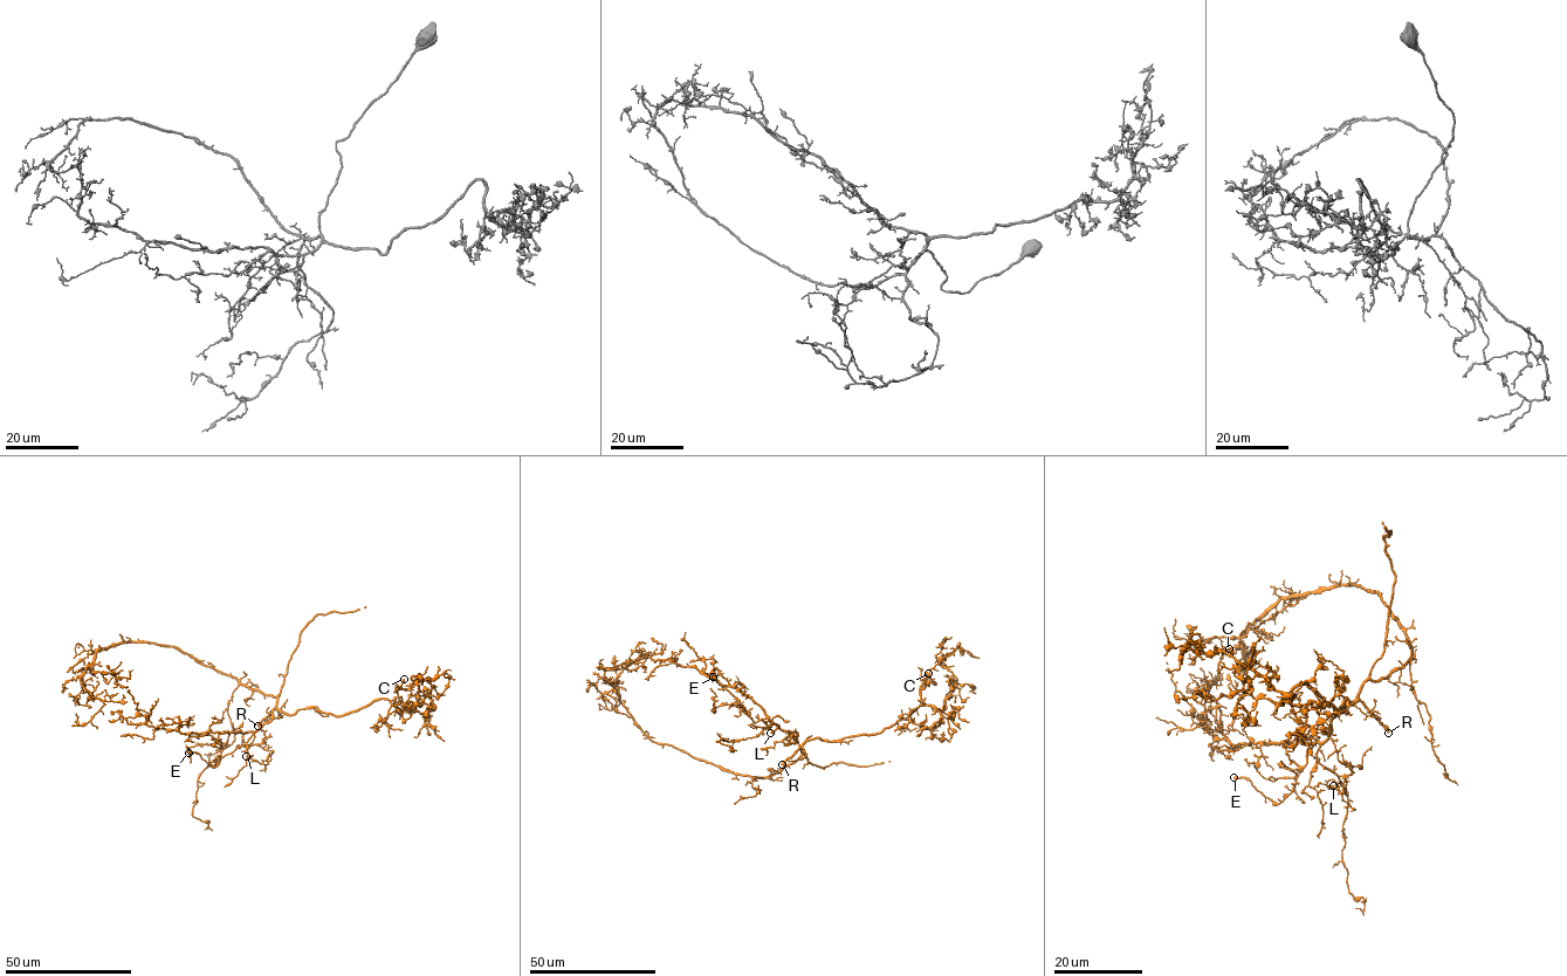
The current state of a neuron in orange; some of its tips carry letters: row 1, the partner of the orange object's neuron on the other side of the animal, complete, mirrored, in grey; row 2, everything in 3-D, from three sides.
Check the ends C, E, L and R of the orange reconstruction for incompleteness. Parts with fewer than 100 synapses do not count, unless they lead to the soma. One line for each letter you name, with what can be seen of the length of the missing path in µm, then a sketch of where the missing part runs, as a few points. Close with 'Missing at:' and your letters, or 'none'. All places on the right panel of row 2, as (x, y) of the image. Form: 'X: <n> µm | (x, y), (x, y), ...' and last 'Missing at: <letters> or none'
R: 100 µm | (1388, 733), (1420, 764), (1435, 831), (1517, 882), (1466, 898), (1447, 882), (1448, 874)
Missing at: R

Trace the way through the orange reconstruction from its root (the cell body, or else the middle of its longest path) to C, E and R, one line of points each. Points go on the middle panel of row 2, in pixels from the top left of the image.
C: (775, 772), (796, 761), (808, 741), (874, 735), (905, 719), (921, 703), (920, 687), (928, 673)
E: (775, 772), (801, 756), (797, 733), (783, 732), (767, 719), (754, 722), (739, 701), (713, 676)
R: (775, 772), (792, 763), (801, 749), (782, 764)

